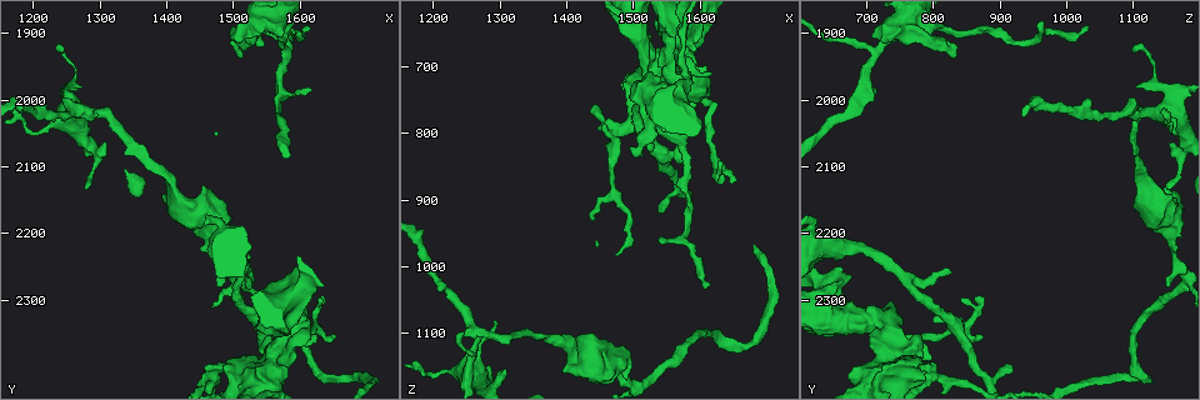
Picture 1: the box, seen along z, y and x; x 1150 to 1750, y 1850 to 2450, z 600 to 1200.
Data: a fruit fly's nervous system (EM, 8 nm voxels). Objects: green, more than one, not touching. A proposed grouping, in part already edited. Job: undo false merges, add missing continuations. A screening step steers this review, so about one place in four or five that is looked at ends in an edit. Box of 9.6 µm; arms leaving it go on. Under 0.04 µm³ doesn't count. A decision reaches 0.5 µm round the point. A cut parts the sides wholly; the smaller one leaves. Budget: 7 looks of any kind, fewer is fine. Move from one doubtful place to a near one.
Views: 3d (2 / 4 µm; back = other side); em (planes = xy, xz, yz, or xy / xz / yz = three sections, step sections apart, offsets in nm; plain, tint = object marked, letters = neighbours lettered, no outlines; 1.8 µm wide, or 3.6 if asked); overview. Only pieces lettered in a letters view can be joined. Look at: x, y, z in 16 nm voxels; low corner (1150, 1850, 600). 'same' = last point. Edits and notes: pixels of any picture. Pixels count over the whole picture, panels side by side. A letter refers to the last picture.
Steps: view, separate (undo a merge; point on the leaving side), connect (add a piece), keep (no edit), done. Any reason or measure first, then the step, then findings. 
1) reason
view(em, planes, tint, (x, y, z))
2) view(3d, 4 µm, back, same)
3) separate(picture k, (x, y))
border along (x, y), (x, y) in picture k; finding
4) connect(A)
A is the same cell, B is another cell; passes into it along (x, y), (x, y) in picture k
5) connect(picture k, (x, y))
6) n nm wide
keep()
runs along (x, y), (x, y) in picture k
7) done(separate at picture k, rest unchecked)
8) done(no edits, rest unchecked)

view(3d, 2 µm, (1515, 2255, 820))

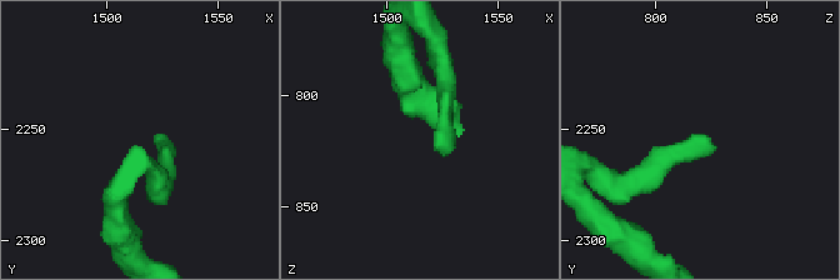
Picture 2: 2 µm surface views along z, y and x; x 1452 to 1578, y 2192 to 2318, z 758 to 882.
now the EM
view(em, planes, plain, (1520, 2253, 819))

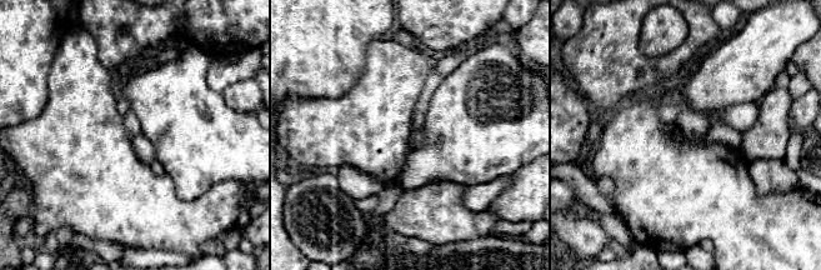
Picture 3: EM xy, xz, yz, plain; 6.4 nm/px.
see the neighbours
view(em, planes, letters, same)

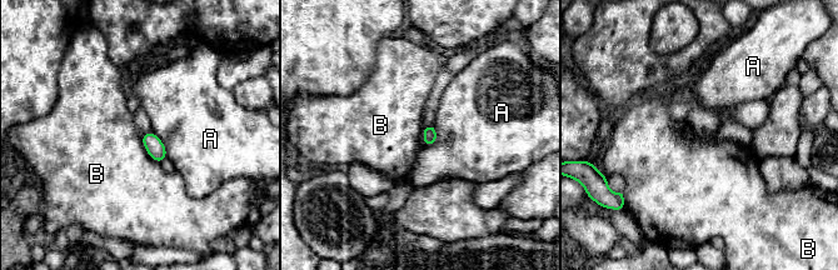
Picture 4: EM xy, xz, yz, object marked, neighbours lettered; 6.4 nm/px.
keep()
A and B are other cells; border along (140, 136), (145, 151), (160, 163) in picture 4; none of them fits

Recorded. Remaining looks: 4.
sudden change in width
view(em, planes, letters, (1470, 2415, 810))

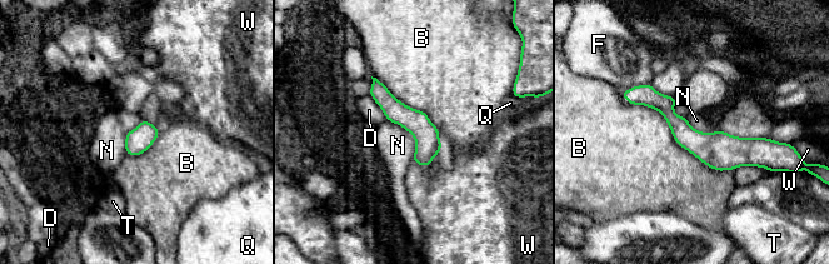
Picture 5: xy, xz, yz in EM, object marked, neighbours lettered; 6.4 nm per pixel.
B touches over 800 nm
keep()
B, D, F, N, Q, T and W are other cells; one neuron here

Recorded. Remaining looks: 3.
thin end
view(em, xz, step 4, tint, (1475, 2280, 1155))

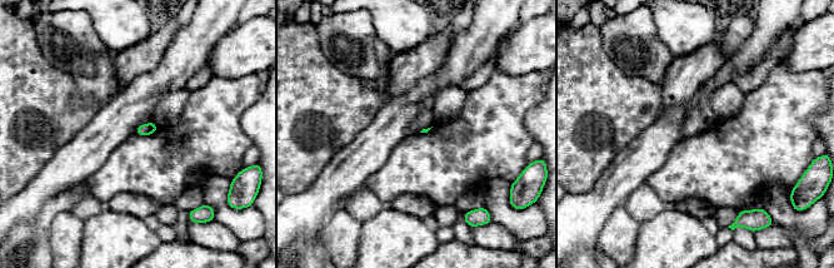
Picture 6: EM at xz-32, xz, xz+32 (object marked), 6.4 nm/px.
cut it another way
view(em, planes, letters, same)

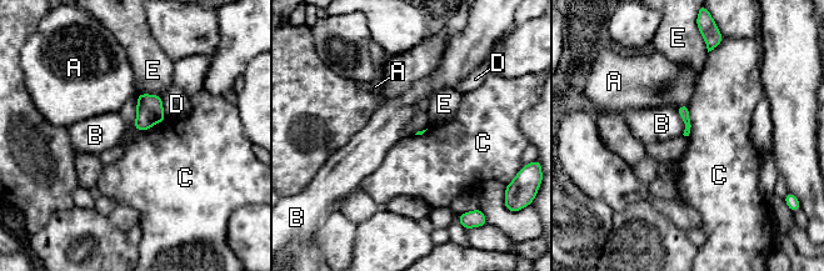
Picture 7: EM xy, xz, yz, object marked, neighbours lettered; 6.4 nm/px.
keep()
A, B, C, D and E are other cells; border along (136, 95), (138, 130), (165, 120) in picture 7; no lettered piece goes on from it

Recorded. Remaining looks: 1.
done(no edits, rest unchecked)

